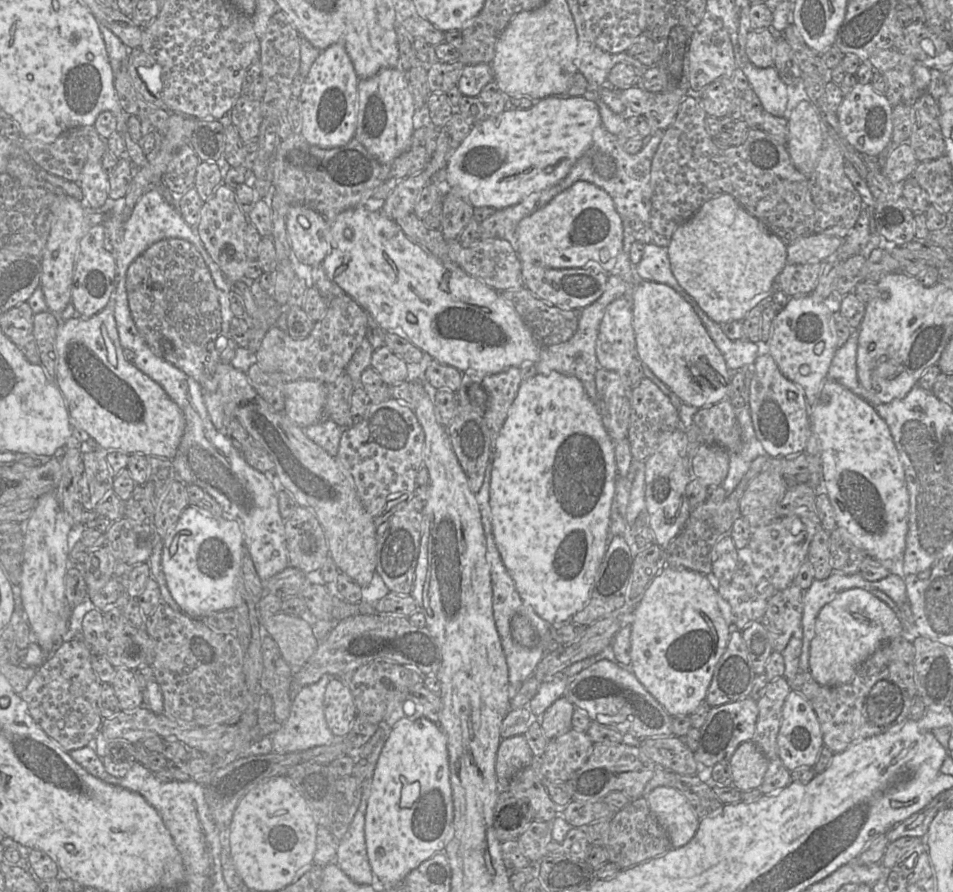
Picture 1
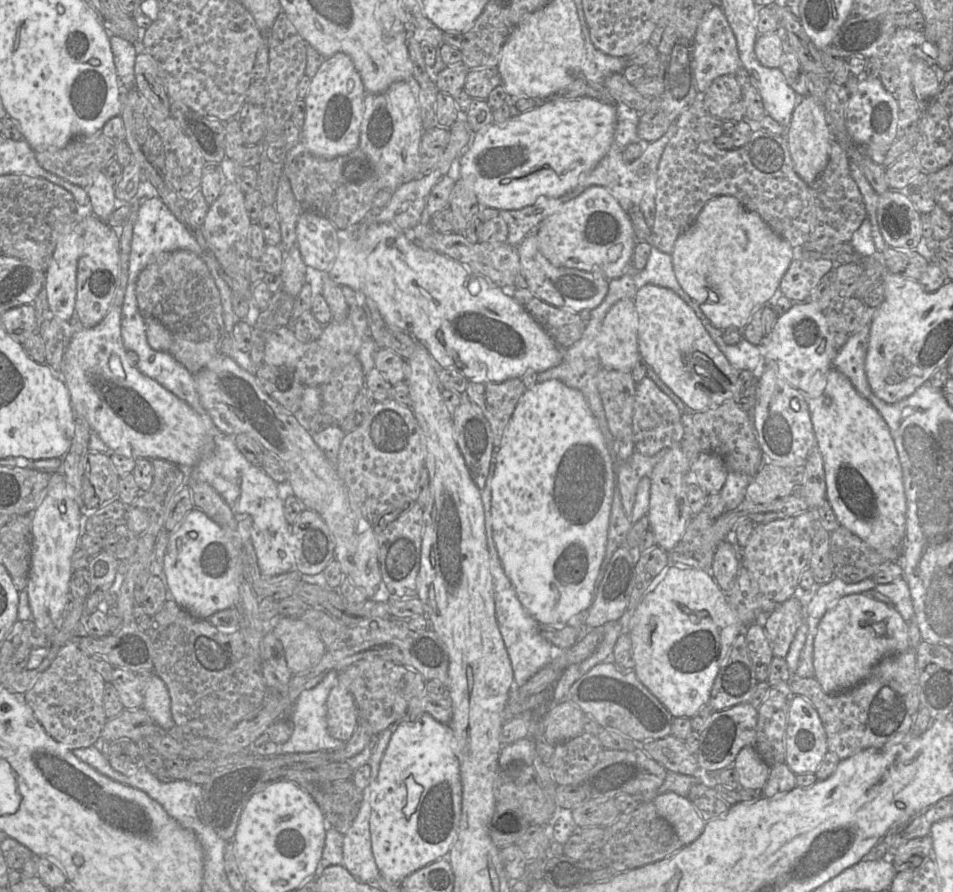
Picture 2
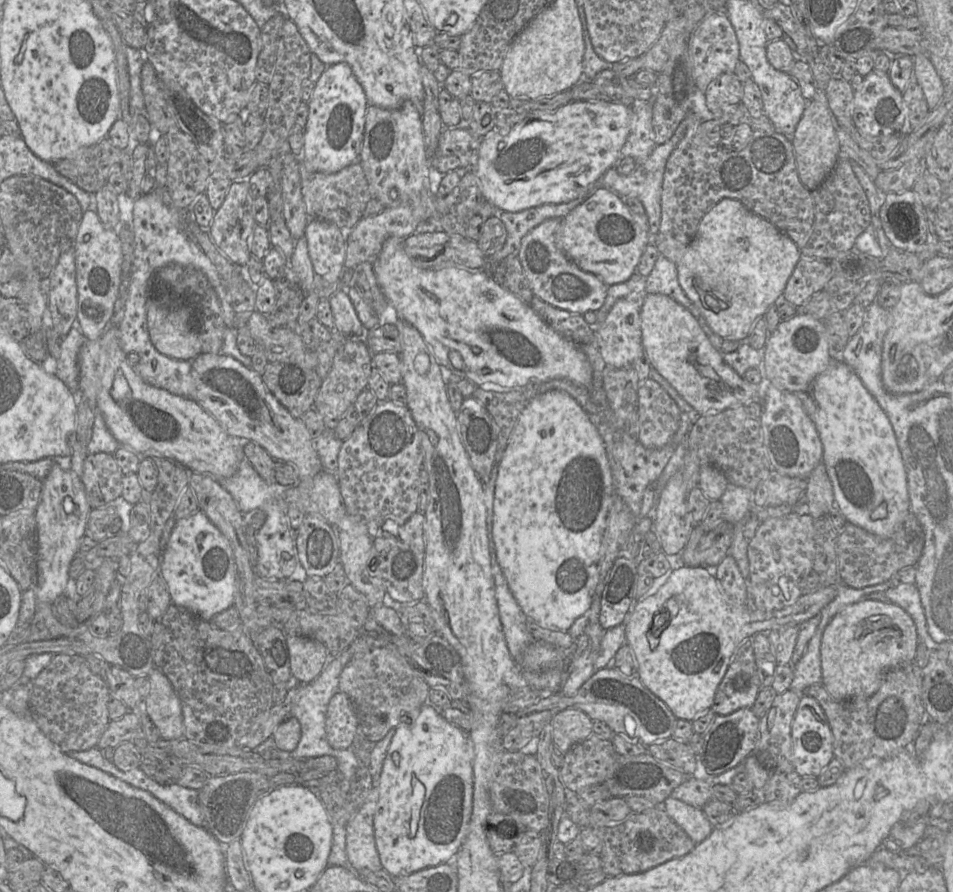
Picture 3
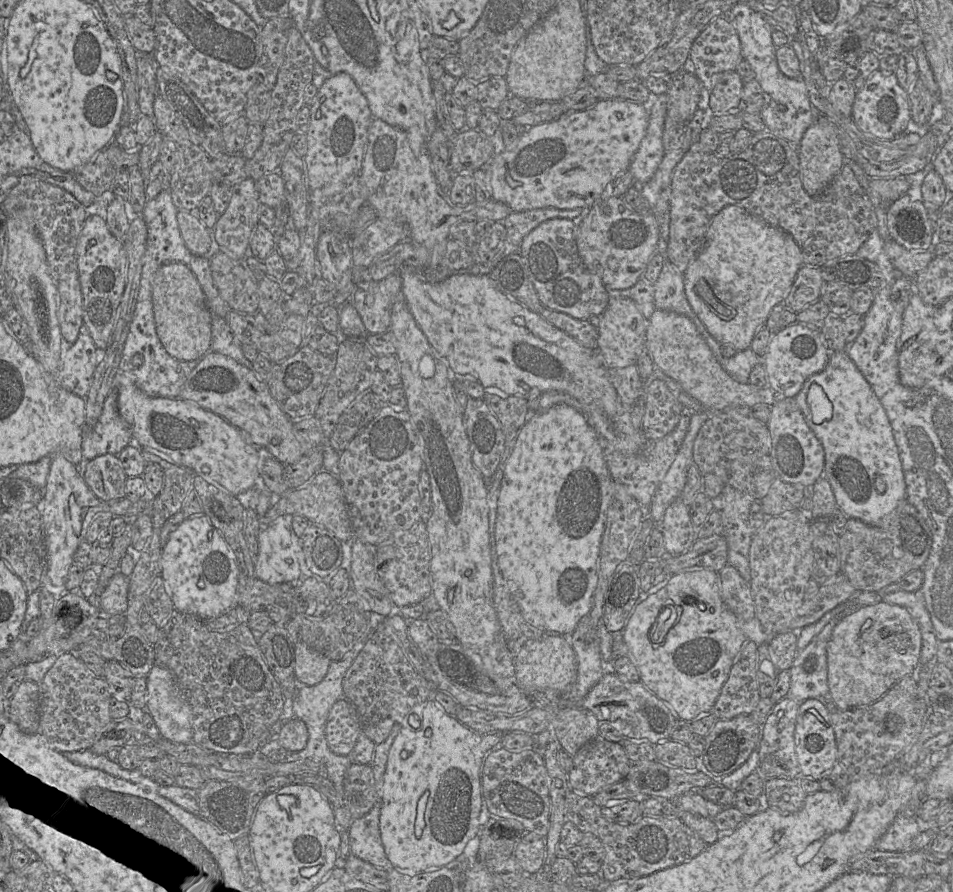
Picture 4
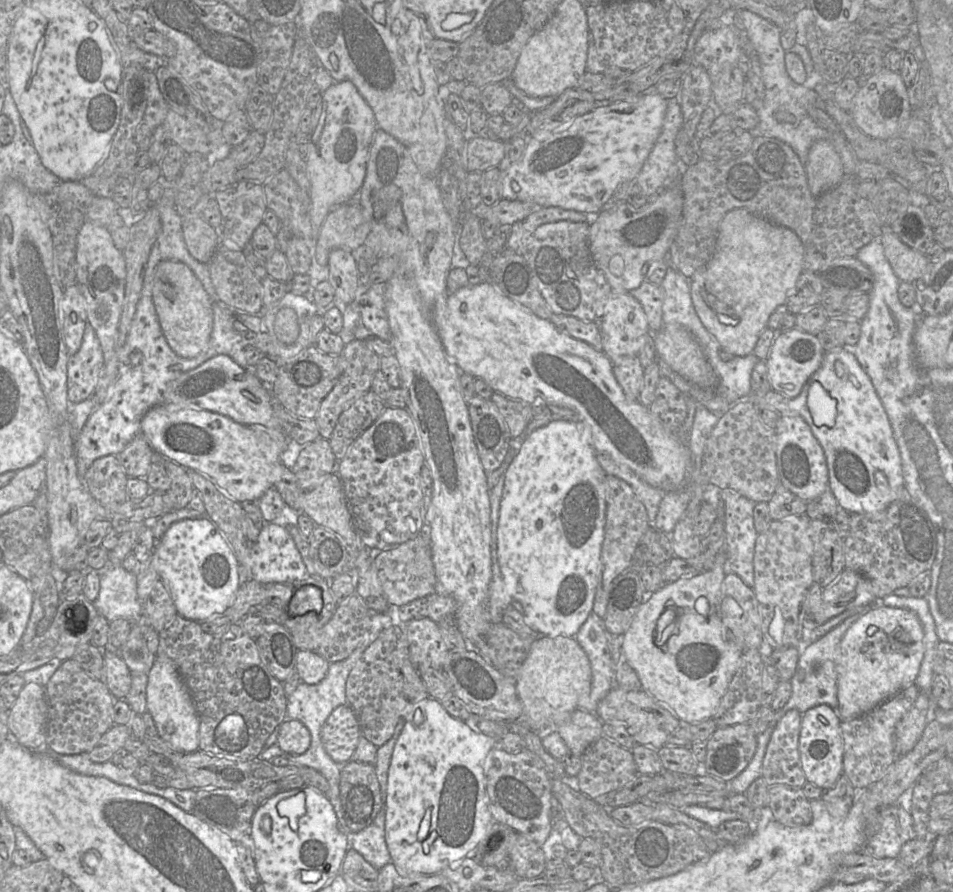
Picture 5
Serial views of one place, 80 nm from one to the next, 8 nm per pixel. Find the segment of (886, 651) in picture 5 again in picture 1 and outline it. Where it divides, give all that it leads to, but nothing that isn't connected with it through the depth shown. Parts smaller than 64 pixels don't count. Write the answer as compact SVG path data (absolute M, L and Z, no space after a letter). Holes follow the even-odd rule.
M863 588L844 590L825 604L817 616L810 645L811 675L824 686L845 684L881 645L901 635L902 623L887 604Z

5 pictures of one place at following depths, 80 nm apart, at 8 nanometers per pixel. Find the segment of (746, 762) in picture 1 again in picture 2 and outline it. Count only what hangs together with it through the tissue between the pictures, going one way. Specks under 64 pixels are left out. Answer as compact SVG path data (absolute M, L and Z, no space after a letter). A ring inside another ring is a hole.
M753 745L745 746L739 751L733 767L737 771L742 788L762 791L769 776L770 766Z

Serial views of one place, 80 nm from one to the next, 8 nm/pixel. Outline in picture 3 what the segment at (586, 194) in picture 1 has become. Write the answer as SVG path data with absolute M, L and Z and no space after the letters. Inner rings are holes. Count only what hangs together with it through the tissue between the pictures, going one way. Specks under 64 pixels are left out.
M599 187L561 219L556 242L581 270L596 275L610 286L628 280L636 272L648 244L648 229L639 224L619 195Z

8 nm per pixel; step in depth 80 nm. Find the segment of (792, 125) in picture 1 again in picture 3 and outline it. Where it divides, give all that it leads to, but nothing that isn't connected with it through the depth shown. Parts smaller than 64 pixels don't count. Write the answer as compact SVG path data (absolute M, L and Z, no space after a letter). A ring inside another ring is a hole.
M816 90L813 98L807 102L792 139L799 179L811 192L822 184L840 158L835 124L836 121L829 110L825 92Z

